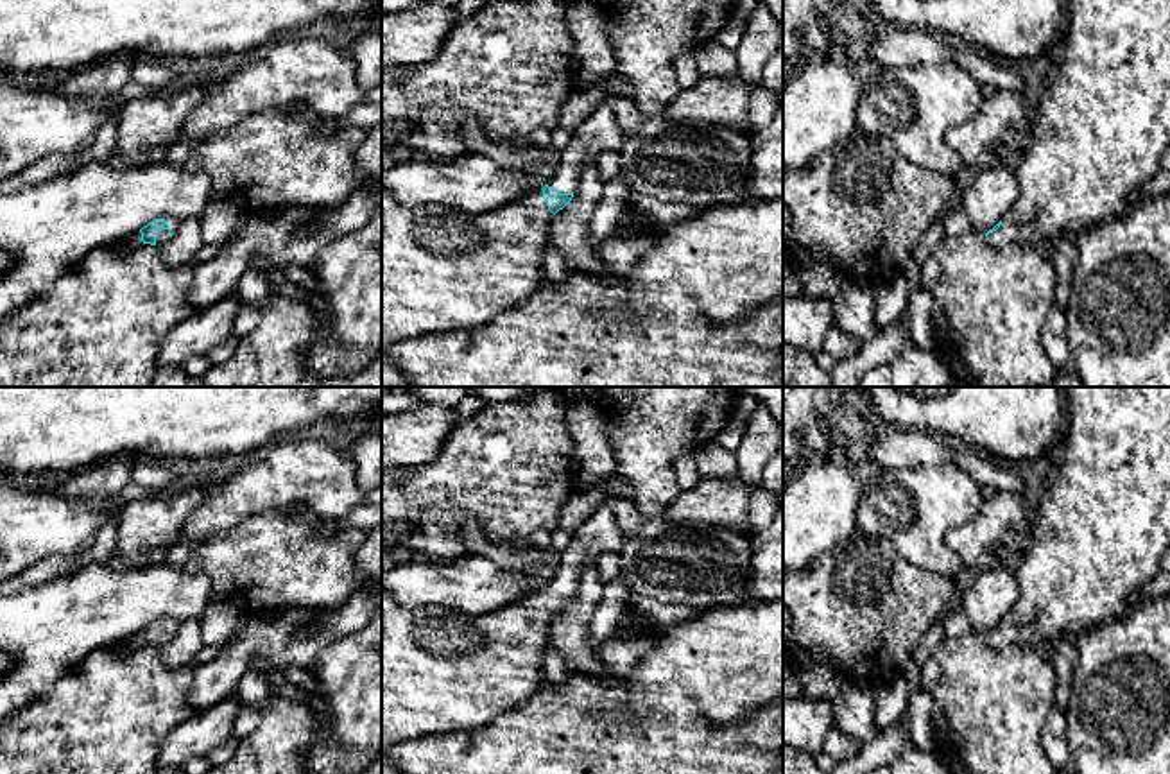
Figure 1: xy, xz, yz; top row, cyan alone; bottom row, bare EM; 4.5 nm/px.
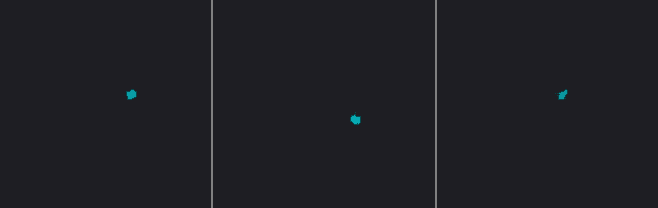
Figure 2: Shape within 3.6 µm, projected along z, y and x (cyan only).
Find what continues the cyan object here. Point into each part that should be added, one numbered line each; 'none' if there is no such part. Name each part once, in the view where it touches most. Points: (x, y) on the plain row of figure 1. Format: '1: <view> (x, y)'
1: xy (174, 622)
2: xz (443, 670)

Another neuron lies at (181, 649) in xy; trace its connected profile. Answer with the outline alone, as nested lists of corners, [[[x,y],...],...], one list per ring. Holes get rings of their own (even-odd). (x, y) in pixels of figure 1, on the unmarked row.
[[[181,618],[177,632],[161,649],[161,659],[170,668],[192,666],[195,654],[202,647],[201,620]]]

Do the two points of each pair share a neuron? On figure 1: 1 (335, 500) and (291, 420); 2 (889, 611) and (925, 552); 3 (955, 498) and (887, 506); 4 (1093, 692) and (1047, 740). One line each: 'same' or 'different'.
1: different
2: different
3: same
4: different

